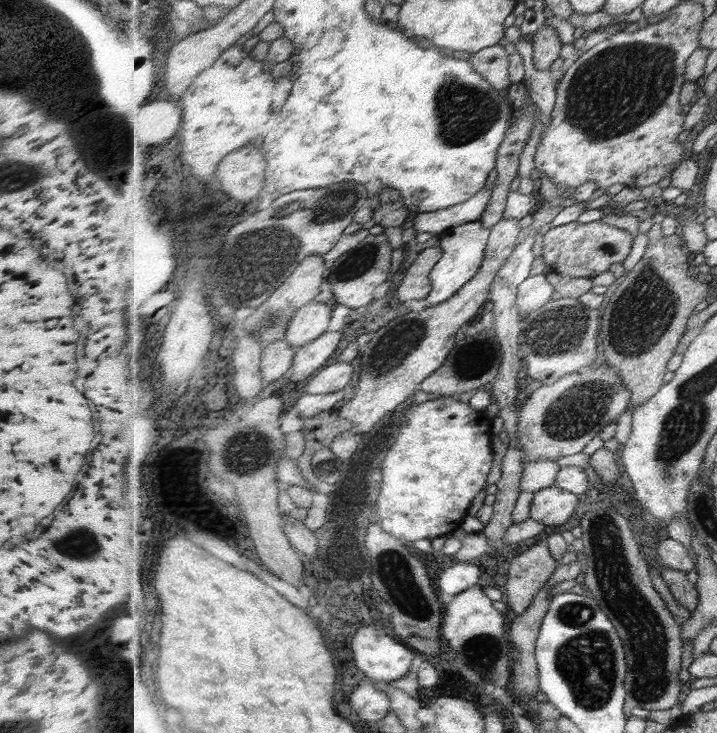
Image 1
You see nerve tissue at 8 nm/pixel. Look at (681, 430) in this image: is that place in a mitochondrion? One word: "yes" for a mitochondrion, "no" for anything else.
yes

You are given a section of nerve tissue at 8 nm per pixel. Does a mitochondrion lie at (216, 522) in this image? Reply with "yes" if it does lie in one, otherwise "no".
no

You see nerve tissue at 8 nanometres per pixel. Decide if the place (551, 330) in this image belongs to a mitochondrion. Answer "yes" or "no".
yes

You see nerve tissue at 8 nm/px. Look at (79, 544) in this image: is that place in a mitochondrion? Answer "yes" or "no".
yes

